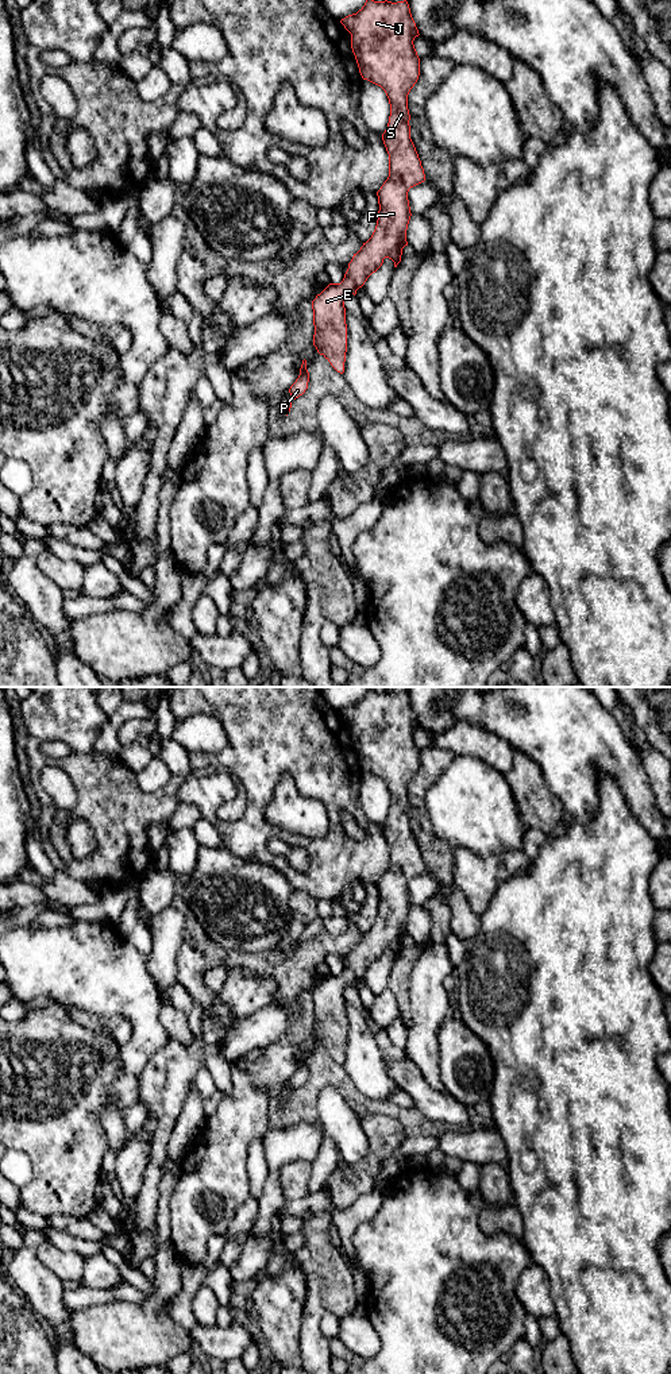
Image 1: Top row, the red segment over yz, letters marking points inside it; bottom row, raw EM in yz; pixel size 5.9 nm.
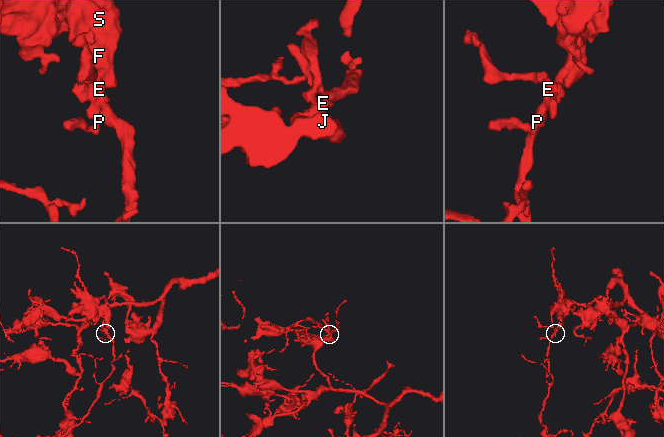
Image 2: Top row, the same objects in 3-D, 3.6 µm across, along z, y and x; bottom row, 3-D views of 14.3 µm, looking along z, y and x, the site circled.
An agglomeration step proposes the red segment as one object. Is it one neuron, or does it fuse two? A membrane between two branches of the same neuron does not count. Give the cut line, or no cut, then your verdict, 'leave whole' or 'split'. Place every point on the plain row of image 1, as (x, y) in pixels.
no cut | leave whole

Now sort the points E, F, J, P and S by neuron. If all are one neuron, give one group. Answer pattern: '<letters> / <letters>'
E F J P S

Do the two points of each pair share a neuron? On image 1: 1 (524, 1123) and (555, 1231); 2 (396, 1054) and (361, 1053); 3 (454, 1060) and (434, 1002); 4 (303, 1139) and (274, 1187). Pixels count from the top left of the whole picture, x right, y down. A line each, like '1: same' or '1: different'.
1: same
2: different
3: different
4: same

